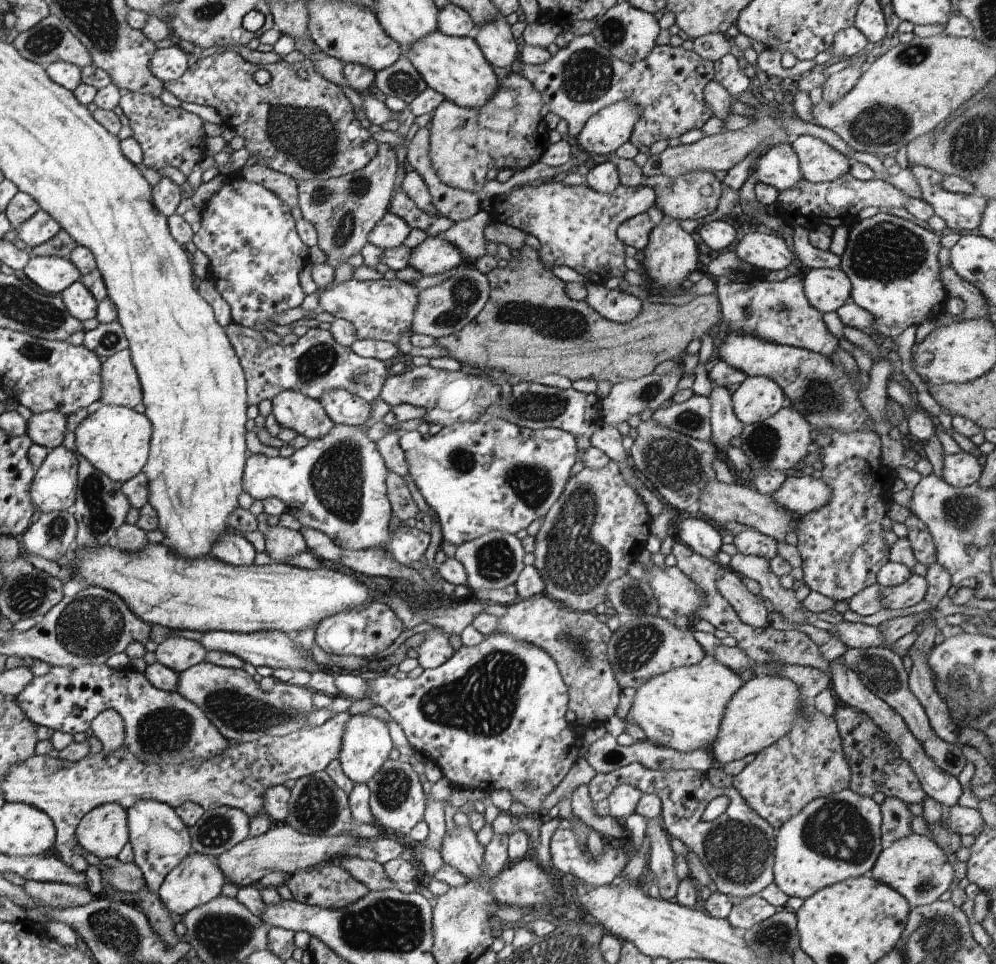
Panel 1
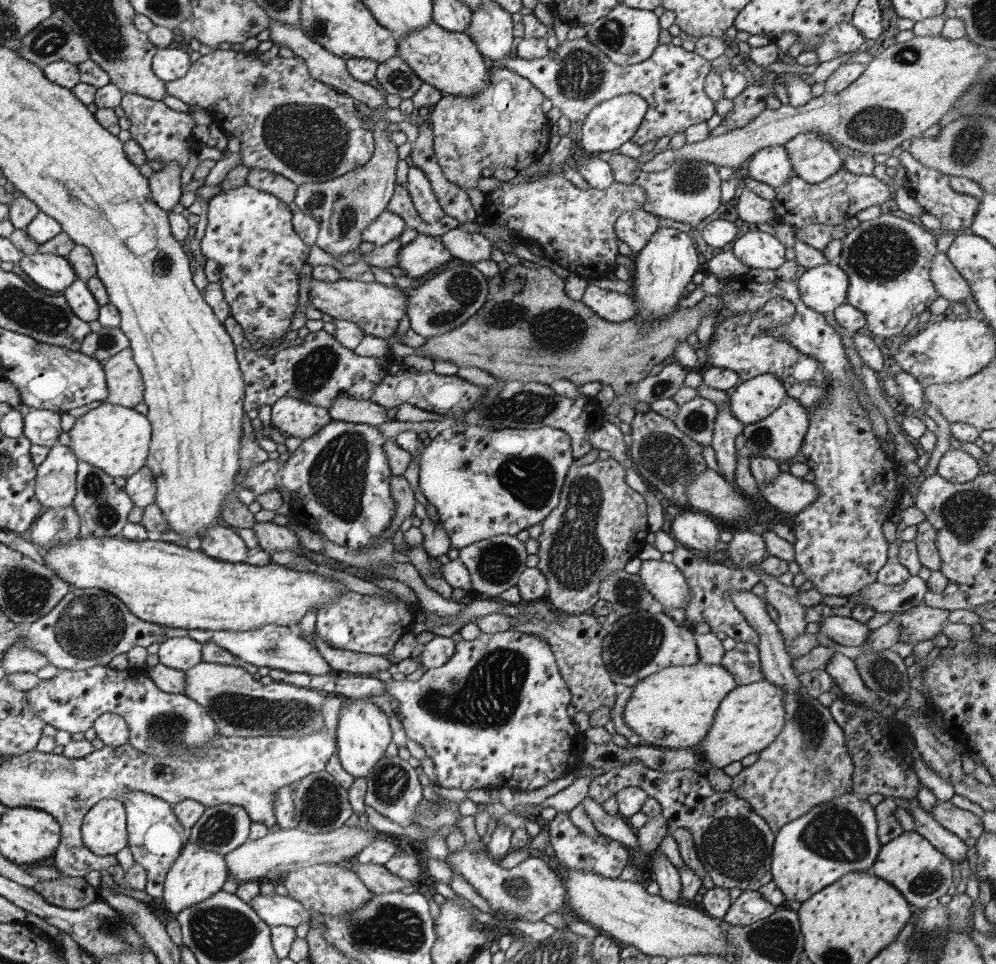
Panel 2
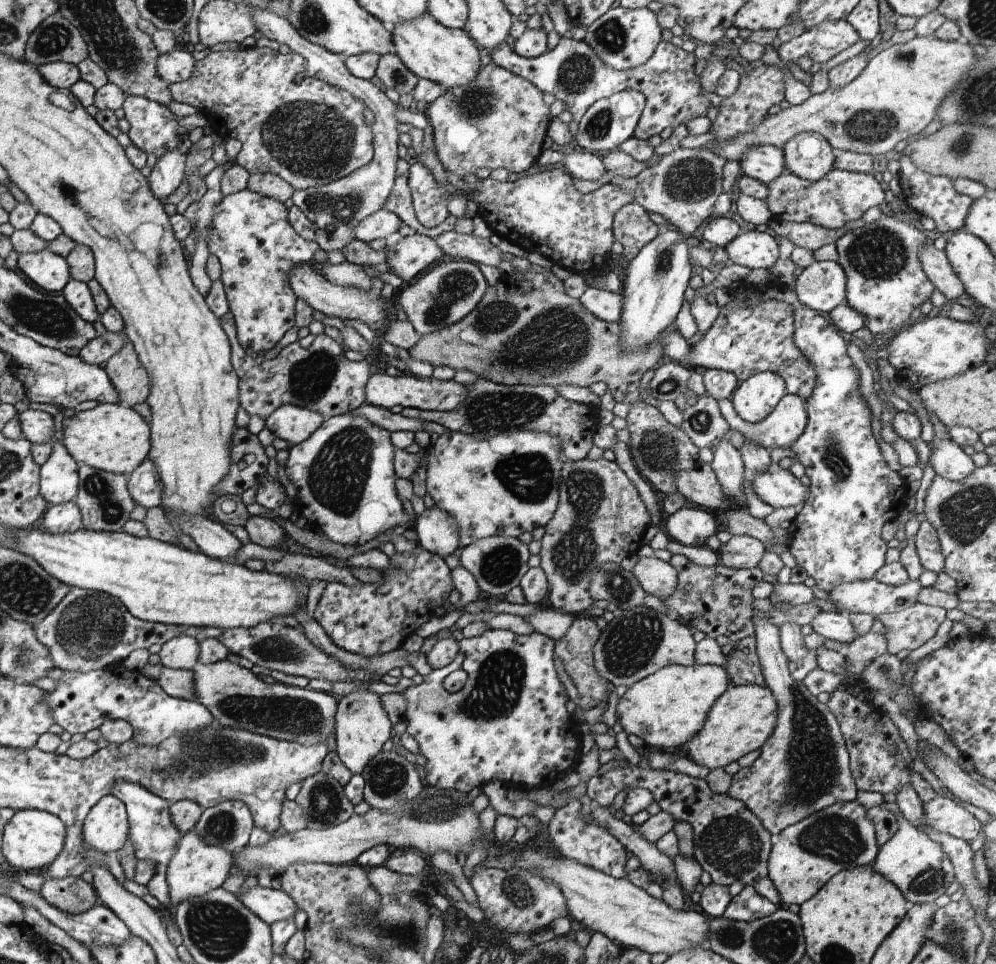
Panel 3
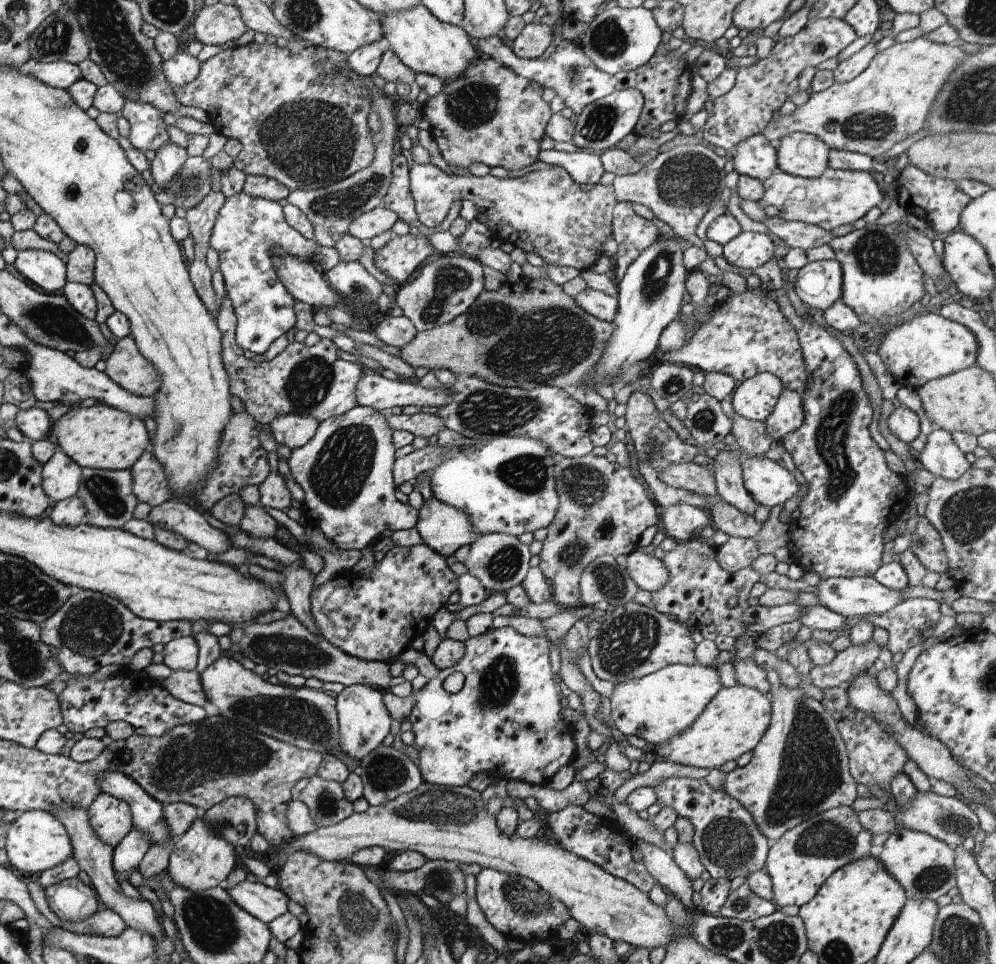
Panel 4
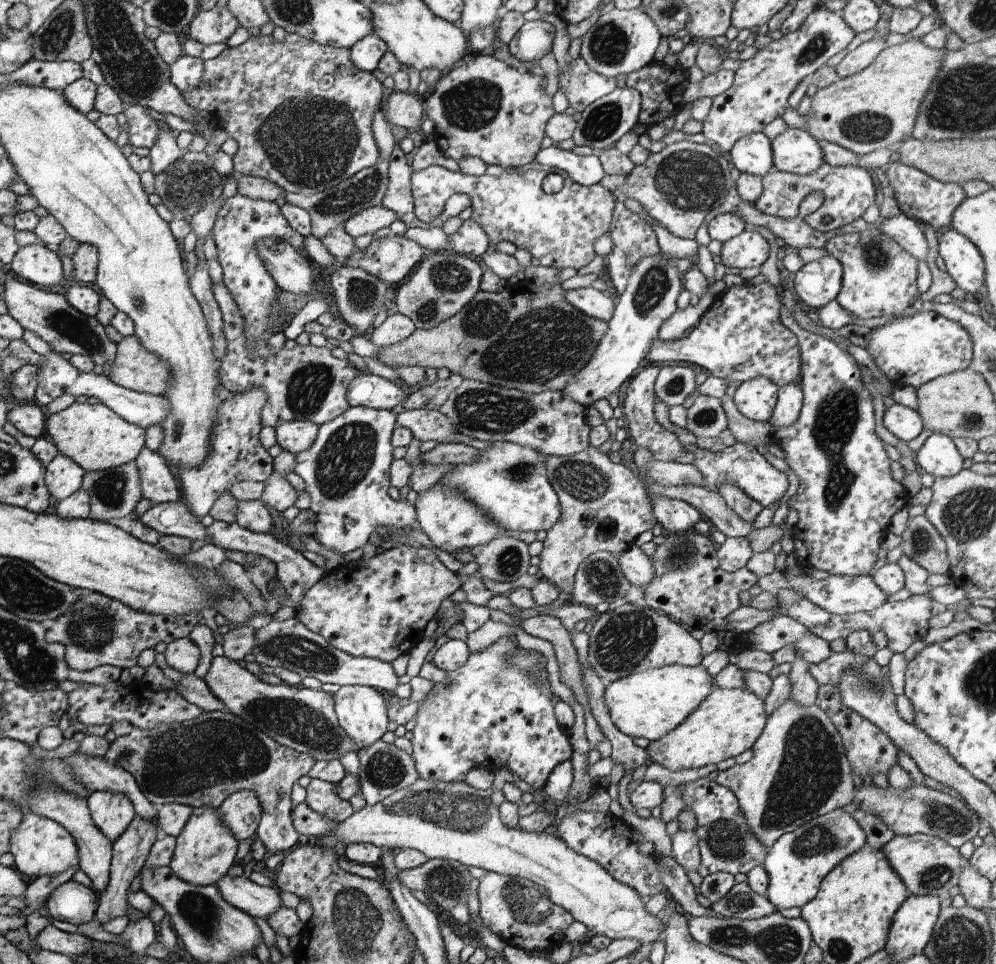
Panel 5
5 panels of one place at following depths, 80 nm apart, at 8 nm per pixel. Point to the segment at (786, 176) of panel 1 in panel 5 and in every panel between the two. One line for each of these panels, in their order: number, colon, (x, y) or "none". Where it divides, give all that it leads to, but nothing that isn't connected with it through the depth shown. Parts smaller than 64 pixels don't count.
2: (771, 165)
3: (763, 162)
4: (756, 157)
5: (752, 154)

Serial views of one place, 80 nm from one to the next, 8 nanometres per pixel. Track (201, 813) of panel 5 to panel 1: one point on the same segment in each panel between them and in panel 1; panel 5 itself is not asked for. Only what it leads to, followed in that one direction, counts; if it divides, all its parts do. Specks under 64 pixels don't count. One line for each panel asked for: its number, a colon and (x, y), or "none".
1: (198, 878)
2: (197, 874)
3: (197, 867)
4: (199, 860)

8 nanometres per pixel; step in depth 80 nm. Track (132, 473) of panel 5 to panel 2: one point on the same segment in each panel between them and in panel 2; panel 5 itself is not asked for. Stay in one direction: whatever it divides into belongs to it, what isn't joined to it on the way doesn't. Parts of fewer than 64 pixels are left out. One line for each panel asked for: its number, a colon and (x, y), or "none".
2: (103, 505)
3: (105, 503)
4: (107, 495)

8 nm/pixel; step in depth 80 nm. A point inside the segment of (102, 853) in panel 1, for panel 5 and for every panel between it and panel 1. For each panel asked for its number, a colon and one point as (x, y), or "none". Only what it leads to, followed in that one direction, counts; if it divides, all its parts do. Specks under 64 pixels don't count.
2: (105, 830)
3: (106, 828)
4: (110, 818)
5: (112, 813)

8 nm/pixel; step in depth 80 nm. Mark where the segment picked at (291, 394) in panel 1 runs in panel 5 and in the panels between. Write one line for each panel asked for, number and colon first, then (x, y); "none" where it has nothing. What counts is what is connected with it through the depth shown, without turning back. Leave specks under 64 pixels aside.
2: (292, 417)
3: (291, 423)
4: (292, 430)
5: (296, 436)

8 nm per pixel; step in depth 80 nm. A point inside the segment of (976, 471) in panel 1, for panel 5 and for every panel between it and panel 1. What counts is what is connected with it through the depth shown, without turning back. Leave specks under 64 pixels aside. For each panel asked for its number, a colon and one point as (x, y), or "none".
2: (957, 466)
3: (949, 460)
4: (941, 456)
5: (938, 456)

